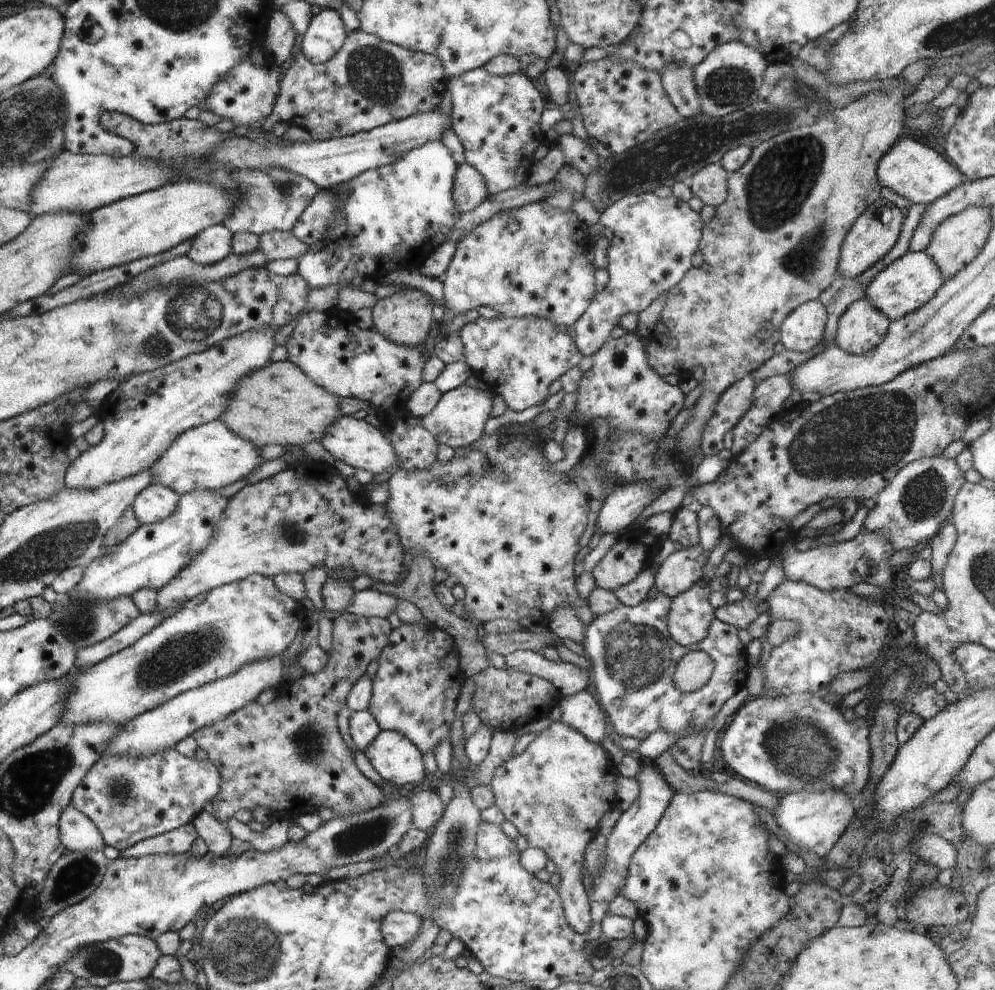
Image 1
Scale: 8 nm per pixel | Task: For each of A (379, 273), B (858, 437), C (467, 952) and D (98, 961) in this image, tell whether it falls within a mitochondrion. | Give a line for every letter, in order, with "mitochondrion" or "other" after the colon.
A: other
B: mitochondrion
C: other
D: mitochondrion

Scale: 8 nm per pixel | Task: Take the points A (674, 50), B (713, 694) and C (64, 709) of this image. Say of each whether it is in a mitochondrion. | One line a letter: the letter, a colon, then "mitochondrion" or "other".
A: other
B: other
C: other

